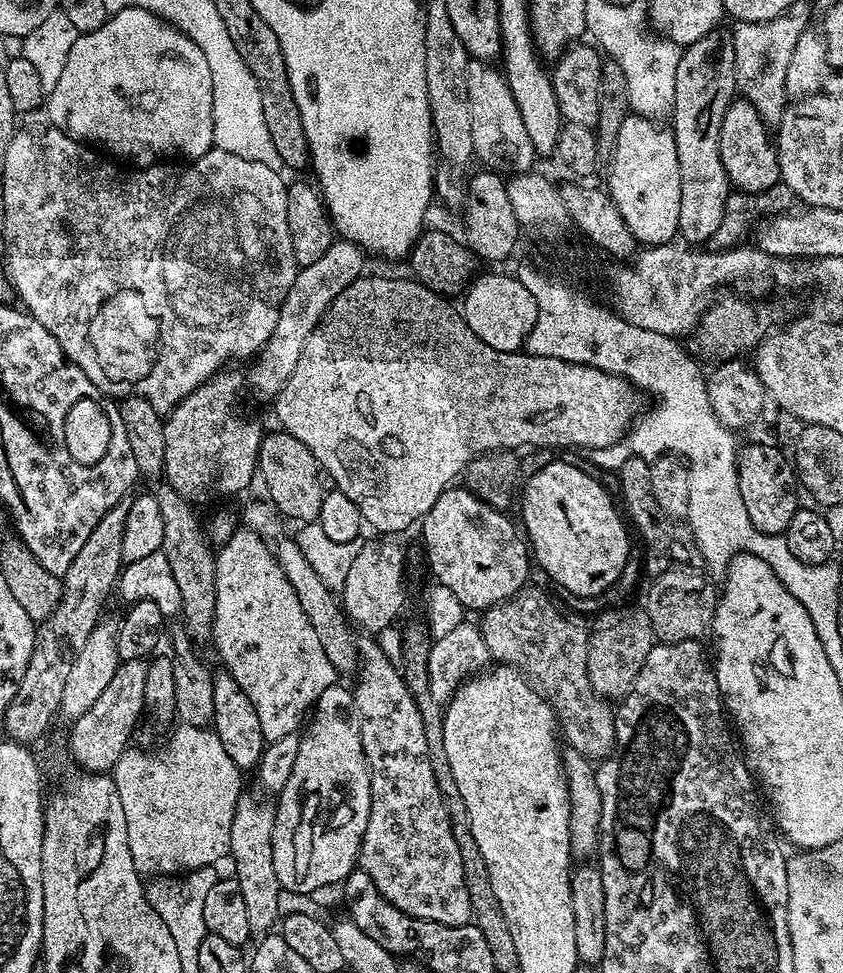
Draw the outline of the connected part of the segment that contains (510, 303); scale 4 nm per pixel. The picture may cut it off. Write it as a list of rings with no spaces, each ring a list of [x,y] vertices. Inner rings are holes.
[[[477,275],[469,283],[462,299],[464,320],[470,330],[474,330],[474,334],[486,342],[486,346],[494,346],[494,350],[503,352],[518,352],[527,345],[530,330],[534,330],[534,322],[538,322],[538,302],[534,302],[534,294],[530,294],[530,290],[526,290],[515,275]]]

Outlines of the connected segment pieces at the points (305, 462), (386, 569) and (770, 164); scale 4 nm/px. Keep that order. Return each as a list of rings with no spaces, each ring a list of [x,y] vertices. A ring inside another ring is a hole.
[[[283,430],[275,431],[269,436],[267,433],[260,441],[260,455],[266,458],[262,464],[262,473],[268,483],[267,495],[272,496],[271,503],[281,517],[289,516],[292,520],[298,520],[297,522],[319,521],[326,495],[321,466],[314,454],[310,454],[310,450],[306,450],[306,446],[298,442],[298,438]]]
[[[376,538],[369,544],[365,543],[361,547],[360,553],[354,559],[354,564],[346,577],[346,582],[342,589],[342,608],[349,621],[353,625],[361,624],[363,631],[368,634],[377,634],[384,627],[390,627],[397,623],[396,615],[404,608],[404,570],[406,571],[406,552],[398,545],[391,544],[391,539]]]
[[[733,99],[722,118],[722,130],[718,138],[722,166],[728,175],[729,185],[742,192],[761,192],[781,183],[776,146],[770,135],[769,125],[764,123],[758,110],[750,101]]]

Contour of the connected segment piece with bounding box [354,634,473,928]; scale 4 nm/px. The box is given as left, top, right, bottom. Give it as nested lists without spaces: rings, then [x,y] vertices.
[[[361,635],[357,639],[356,650],[360,669],[355,677],[357,688],[354,688],[354,699],[356,714],[360,718],[362,750],[368,763],[372,787],[370,818],[360,843],[359,867],[370,874],[370,878],[374,878],[374,886],[378,886],[380,893],[407,916],[449,924],[452,928],[469,923],[473,914],[466,882],[463,881],[462,859],[451,832],[451,820],[442,794],[438,792],[430,768],[422,715],[401,676],[401,669],[390,664],[390,659],[386,658],[371,635]]]

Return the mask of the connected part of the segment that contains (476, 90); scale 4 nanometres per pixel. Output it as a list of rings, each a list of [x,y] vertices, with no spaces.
[[[469,59],[468,69],[466,70],[466,94],[470,98],[470,118],[472,119],[472,151],[475,159],[477,161],[481,160],[481,162],[484,163],[481,165],[487,166],[489,169],[495,170],[501,174],[519,174],[521,172],[533,171],[535,164],[532,163],[538,159],[538,153],[534,144],[530,142],[530,134],[526,134],[526,126],[522,122],[522,110],[518,110],[518,102],[514,102],[514,94],[510,94],[508,79],[504,77],[503,71],[501,71],[495,63]]]

